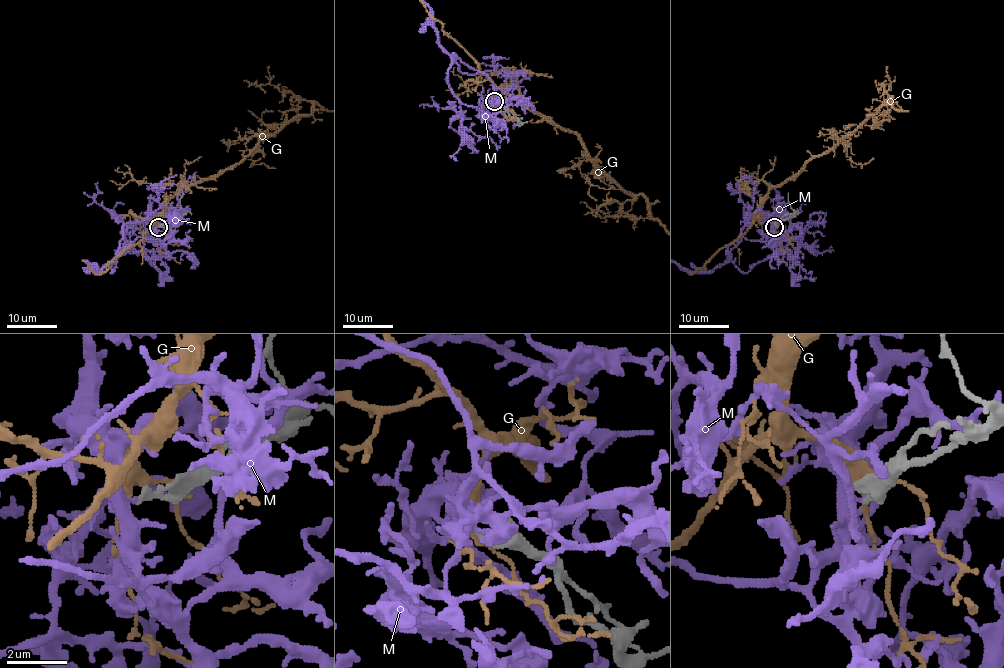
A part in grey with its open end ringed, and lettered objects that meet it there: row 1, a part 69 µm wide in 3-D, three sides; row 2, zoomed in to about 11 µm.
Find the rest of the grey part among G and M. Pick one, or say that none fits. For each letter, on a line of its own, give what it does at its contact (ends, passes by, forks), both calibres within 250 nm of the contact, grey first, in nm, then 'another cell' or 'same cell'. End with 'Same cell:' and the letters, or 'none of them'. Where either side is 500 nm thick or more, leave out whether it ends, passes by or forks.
G: it forks | 300/280 nm | another cell
M: it forks | 240/180 nm | same cell
Same cell: M

